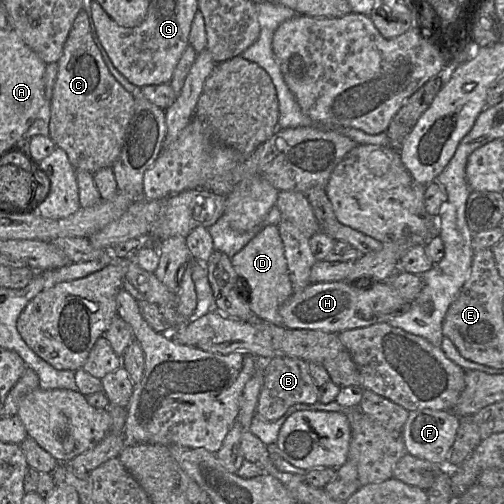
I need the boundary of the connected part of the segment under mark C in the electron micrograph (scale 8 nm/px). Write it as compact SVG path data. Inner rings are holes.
M82 9L76 16L57 62L58 72L51 100L49 137L56 147L63 149L75 170L94 174L112 167L125 141L125 134L133 114L134 96L127 92L109 72L100 51L93 41L87 13Z

